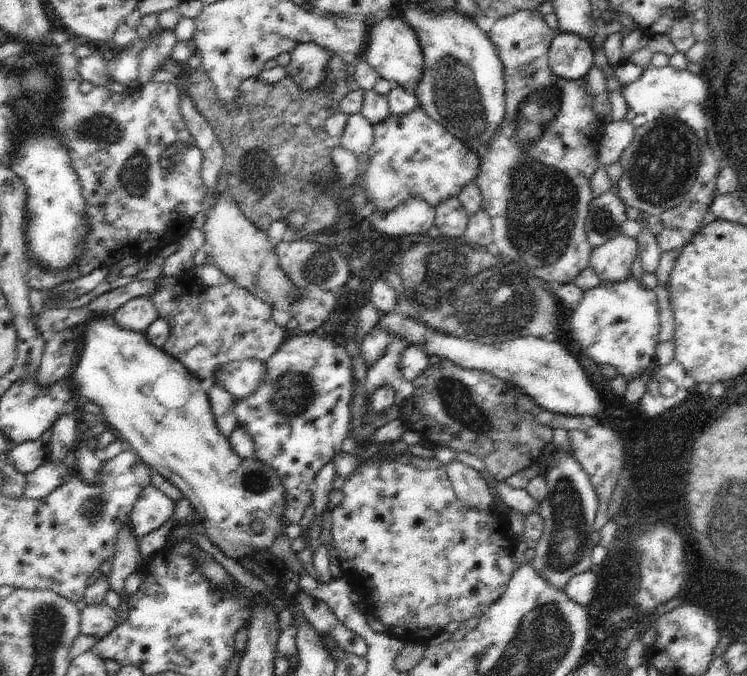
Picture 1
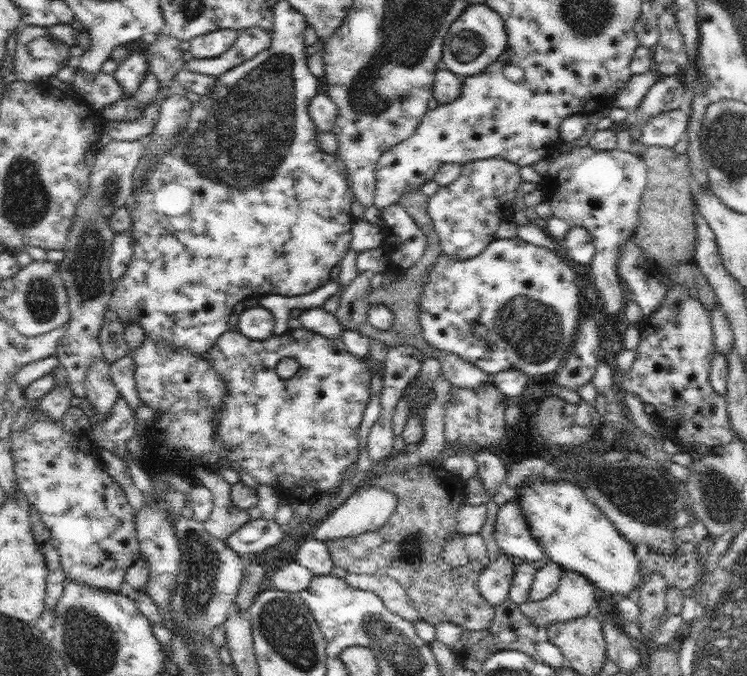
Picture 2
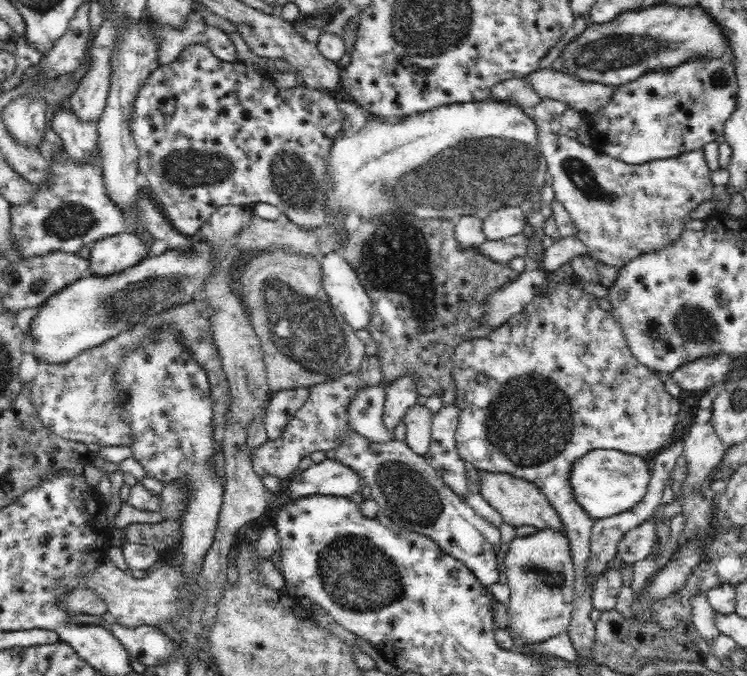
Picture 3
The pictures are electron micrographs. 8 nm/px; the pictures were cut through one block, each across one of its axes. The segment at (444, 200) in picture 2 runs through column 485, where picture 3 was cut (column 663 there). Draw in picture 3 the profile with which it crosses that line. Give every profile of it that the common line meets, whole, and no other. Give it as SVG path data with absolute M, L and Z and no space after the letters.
M538 126L538 138L542 154L548 160L548 178L554 180L554 198L558 204L564 206L570 220L574 222L578 240L588 246L596 262L600 260L618 270L630 260L636 260L636 256L640 254L656 252L656 248L664 248L676 238L684 238L684 234L680 232L684 232L686 218L690 216L690 212L704 200L710 200L714 196L712 174L706 164L704 148L680 154L676 158L650 160L644 164L626 164L602 154L594 146L582 146L578 140L568 138L566 134L556 136L550 132L548 126Z

